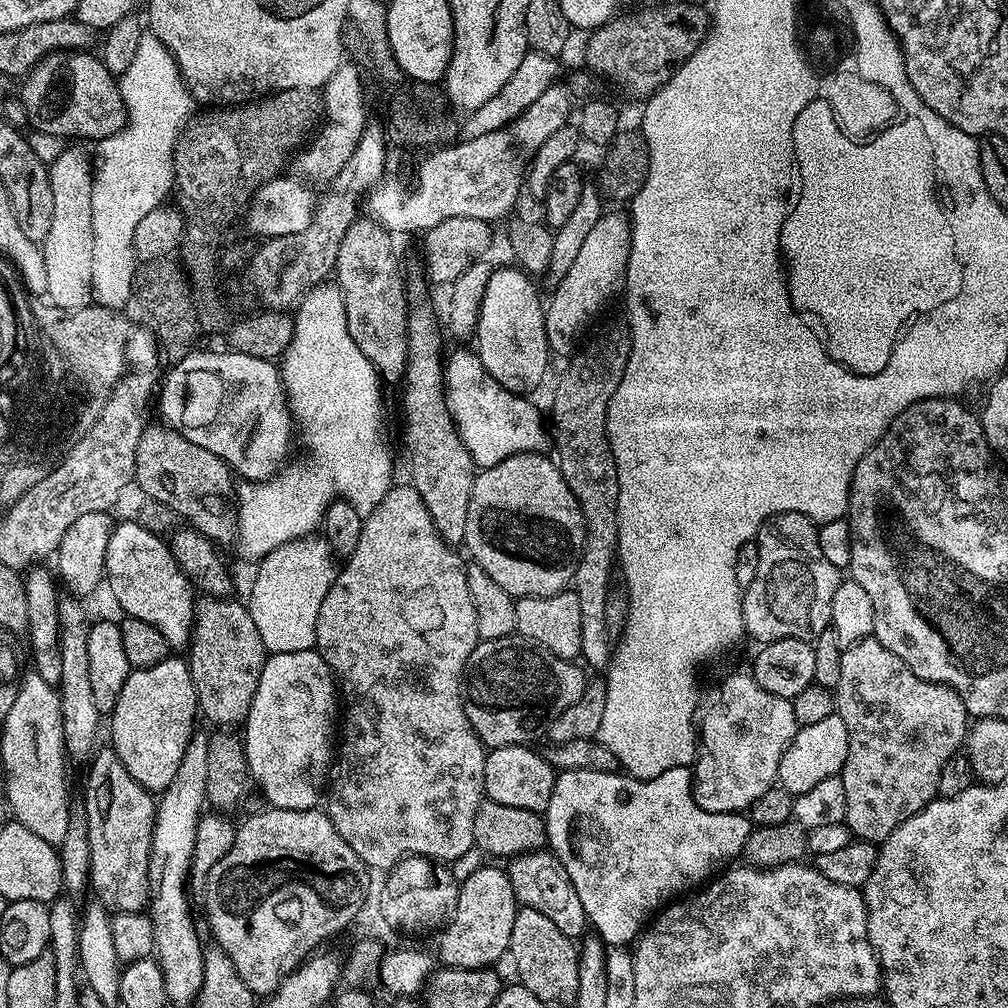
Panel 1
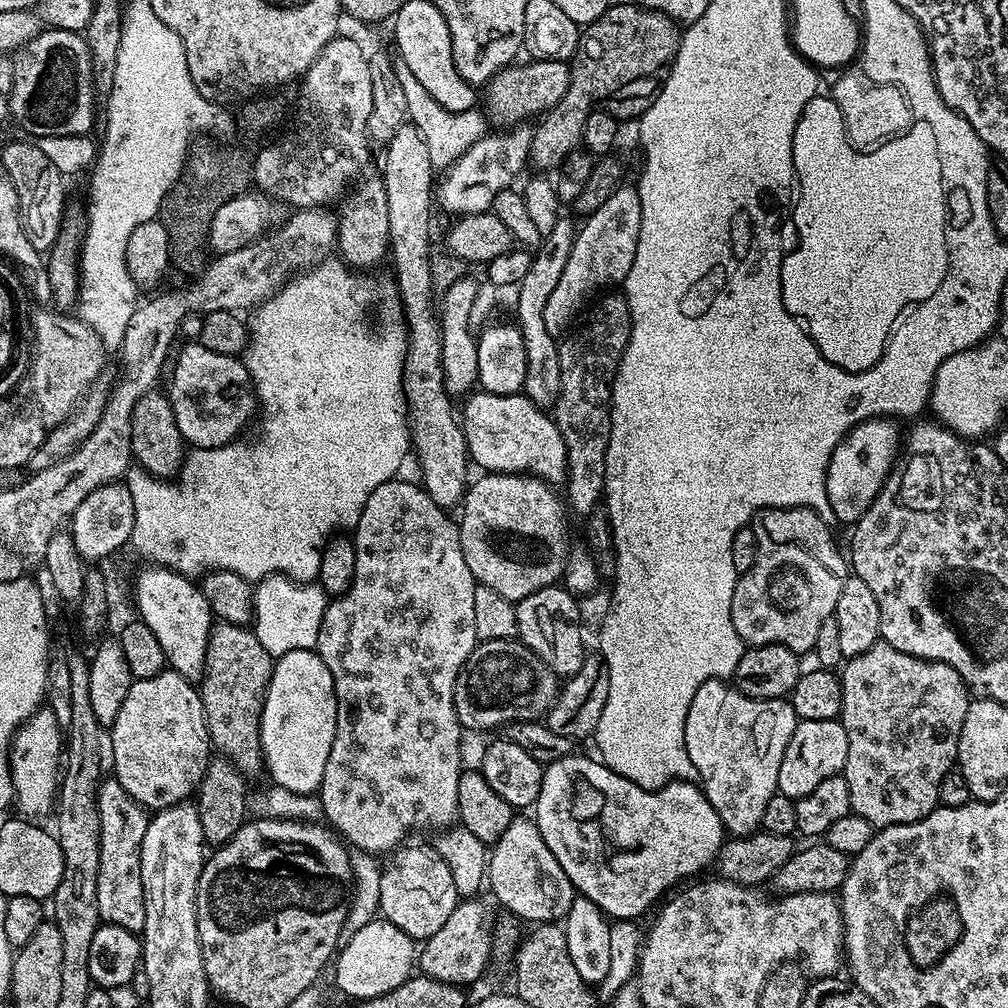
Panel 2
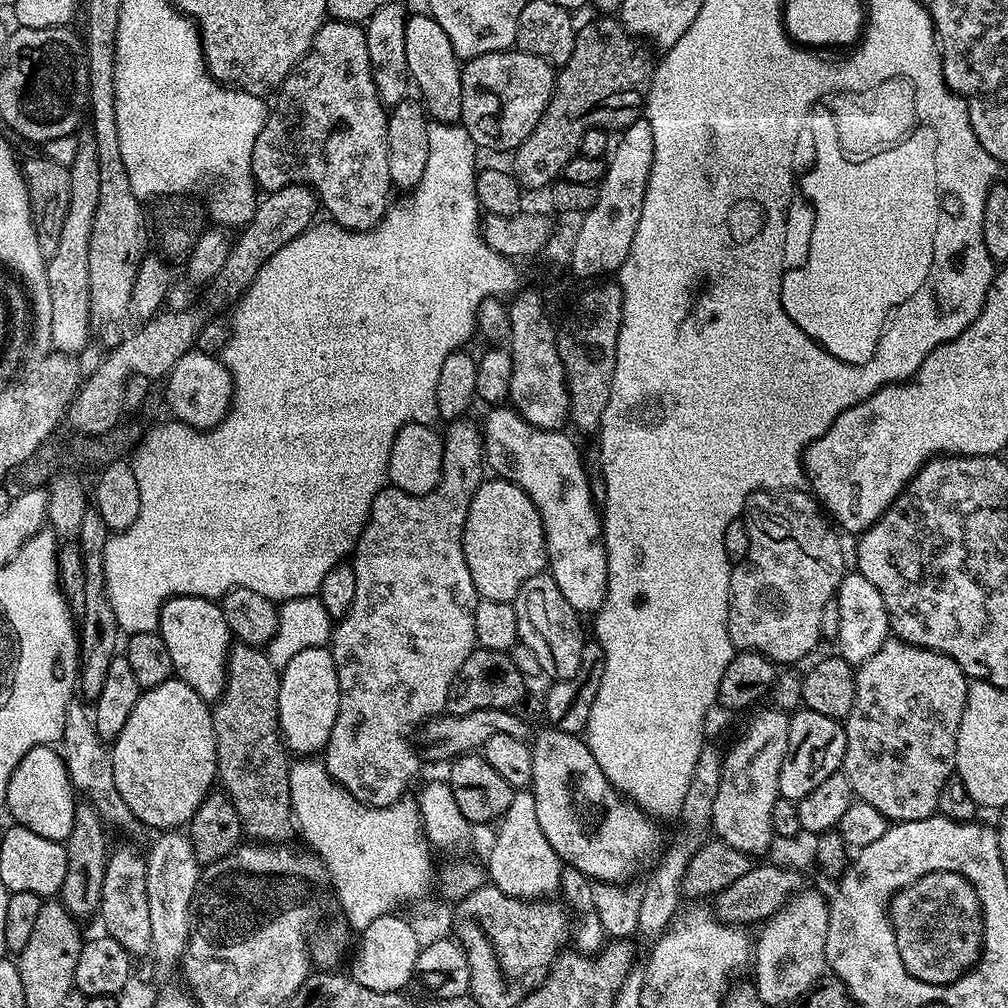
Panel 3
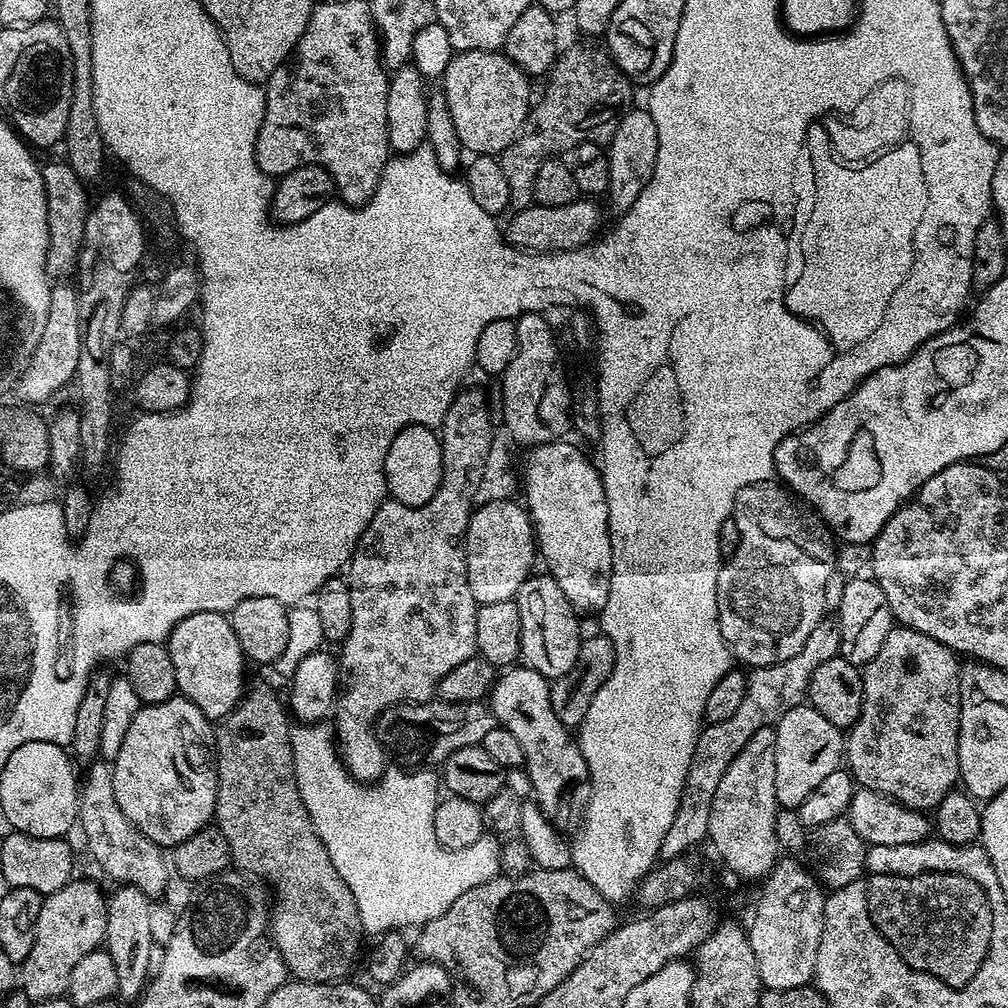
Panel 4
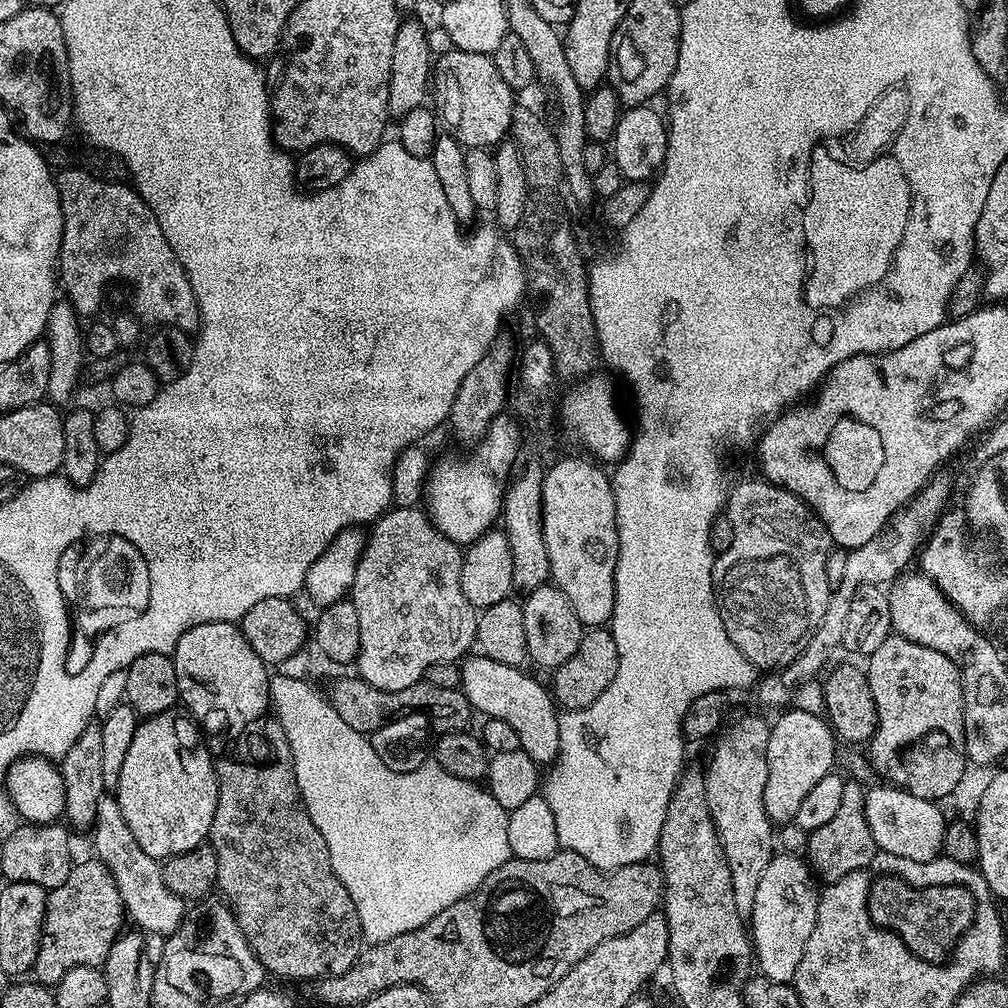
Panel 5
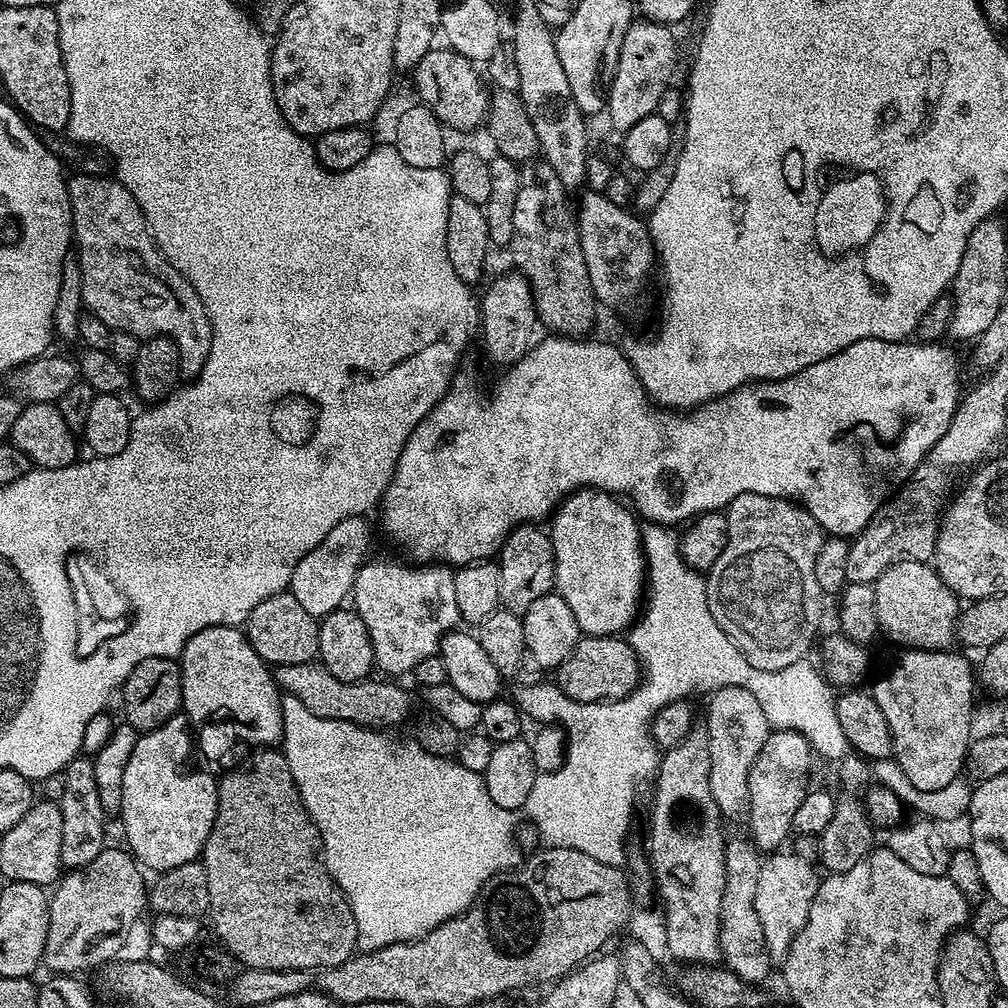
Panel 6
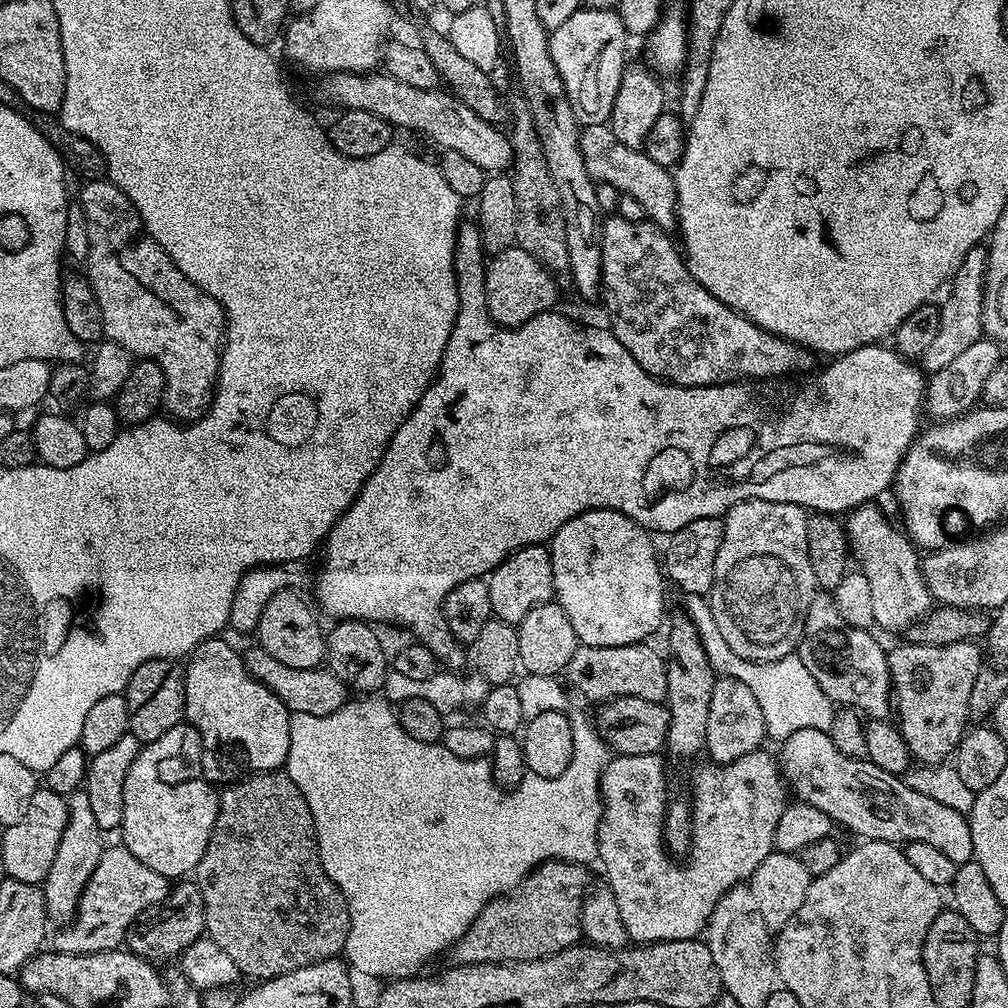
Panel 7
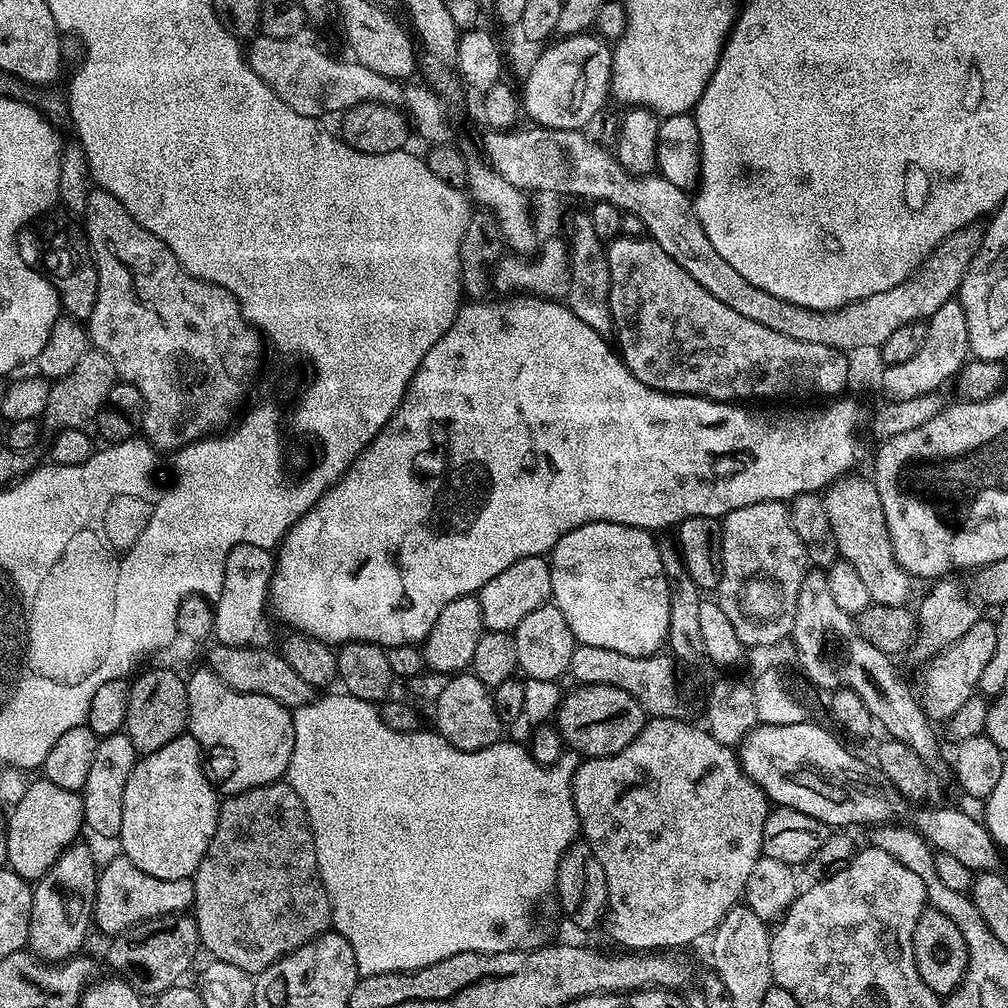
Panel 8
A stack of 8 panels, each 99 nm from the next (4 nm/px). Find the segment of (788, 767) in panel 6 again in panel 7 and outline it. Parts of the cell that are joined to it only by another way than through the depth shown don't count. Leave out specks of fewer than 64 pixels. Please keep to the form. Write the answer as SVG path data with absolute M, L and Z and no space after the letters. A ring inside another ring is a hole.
M764 751L742 754L742 758L731 760L729 764L707 762L697 770L690 799L692 842L686 852L688 861L685 864L675 864L668 857L664 813L670 803L670 795L661 757L617 755L609 759L600 779L604 812L596 831L596 854L599 863L604 863L604 872L608 875L606 888L614 894L614 902L618 902L618 914L622 914L622 926L626 926L629 941L641 945L697 939L707 929L708 920L722 894L751 881L754 870L758 870L758 862L773 852L776 847L774 830L786 807L786 785L777 757Z

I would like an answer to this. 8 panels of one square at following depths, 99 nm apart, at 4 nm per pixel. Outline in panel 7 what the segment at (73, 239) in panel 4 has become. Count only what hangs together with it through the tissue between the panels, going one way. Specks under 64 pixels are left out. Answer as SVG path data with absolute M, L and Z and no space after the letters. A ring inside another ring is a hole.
M107 178L99 180L90 180L81 183L80 196L78 203L82 206L82 214L86 214L86 234L90 234L90 250L86 261L86 279L92 285L92 289L96 292L98 298L98 306L102 310L102 322L104 323L104 335L109 341L117 343L131 353L133 357L143 358L146 360L155 360L161 367L162 374L165 375L165 388L163 394L162 408L169 417L175 418L180 422L191 422L200 419L205 412L208 411L208 405L212 402L214 389L218 383L218 373L220 370L220 349L224 338L224 329L226 327L226 317L224 315L224 307L222 307L216 299L210 294L206 294L198 286L194 286L182 274L182 270L178 270L178 266L174 266L174 262L170 259L164 248L158 246L158 242L154 242L151 236L145 234L144 223L140 221L140 215L135 206L130 202L130 198L122 190L118 190L118 186L113 184Z

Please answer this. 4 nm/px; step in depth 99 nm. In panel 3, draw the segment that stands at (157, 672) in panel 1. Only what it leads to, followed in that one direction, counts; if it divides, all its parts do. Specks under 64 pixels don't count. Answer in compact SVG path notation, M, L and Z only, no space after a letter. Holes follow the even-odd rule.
M175 678L143 689L138 702L134 702L134 710L130 710L130 718L126 718L126 726L122 726L118 738L111 741L110 753L118 793L140 824L160 828L156 830L176 830L187 825L218 780L216 739L209 701L194 694L186 682Z

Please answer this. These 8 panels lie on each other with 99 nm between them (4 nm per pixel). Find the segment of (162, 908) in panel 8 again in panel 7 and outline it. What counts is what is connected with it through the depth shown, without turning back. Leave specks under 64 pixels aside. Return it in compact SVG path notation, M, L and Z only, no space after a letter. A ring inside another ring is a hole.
M105 847L102 858L98 858L98 866L94 866L94 874L90 874L90 882L86 882L86 888L82 890L75 916L59 929L60 933L56 937L54 937L55 935L51 937L51 947L55 951L66 954L109 952L111 948L120 948L125 943L126 933L133 923L149 910L163 905L169 891L169 877L158 874L158 870L150 870L150 866L146 866L146 862L138 862L138 858L134 858L134 854L130 854L128 848Z

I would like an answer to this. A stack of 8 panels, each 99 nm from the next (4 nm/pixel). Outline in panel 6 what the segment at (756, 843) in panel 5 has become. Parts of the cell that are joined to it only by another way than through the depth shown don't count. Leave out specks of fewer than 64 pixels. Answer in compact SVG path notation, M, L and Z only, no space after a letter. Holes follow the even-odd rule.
M726 686L711 693L708 700L708 721L706 727L710 738L710 790L721 813L743 813L748 807L748 779L750 770L766 742L770 725L758 698L750 690L738 686ZM729 839L724 845L726 890L722 894L720 955L729 972L733 972L747 984L759 985L764 982L760 980L767 978L768 967L773 967L774 961L768 957L766 934L762 934L762 922L754 906L762 856L751 839L743 839Z

